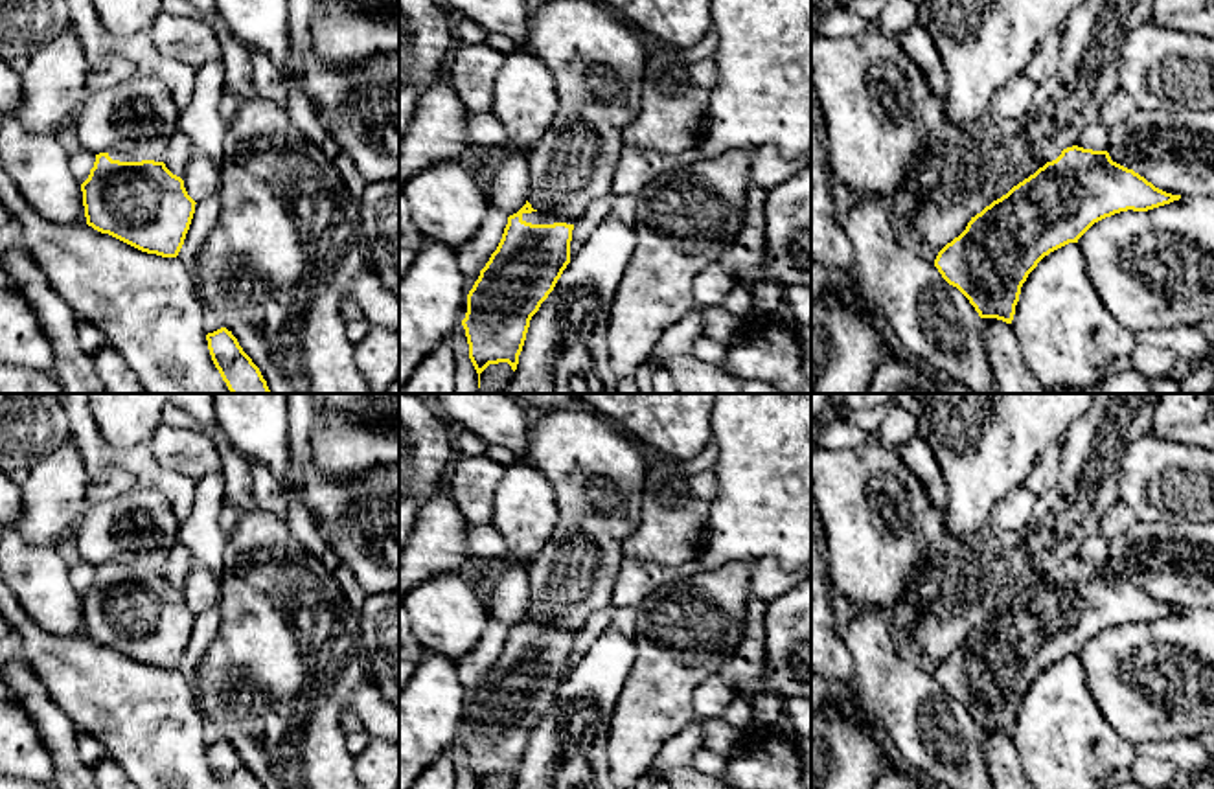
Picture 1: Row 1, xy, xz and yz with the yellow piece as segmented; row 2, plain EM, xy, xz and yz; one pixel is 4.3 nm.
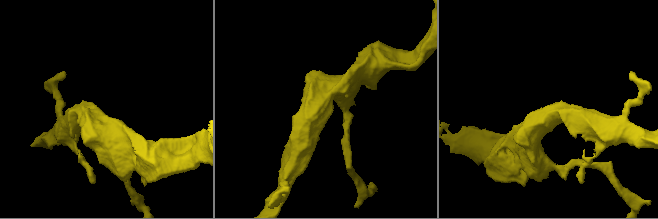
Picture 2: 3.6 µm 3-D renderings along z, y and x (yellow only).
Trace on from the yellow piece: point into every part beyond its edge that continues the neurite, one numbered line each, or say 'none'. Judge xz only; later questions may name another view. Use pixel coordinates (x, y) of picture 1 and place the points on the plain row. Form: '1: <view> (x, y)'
none

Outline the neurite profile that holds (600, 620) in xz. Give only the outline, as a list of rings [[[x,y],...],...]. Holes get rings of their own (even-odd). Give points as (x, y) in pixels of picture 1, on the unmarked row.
[[[613,605],[589,616],[583,629],[574,636],[570,653],[570,671],[583,660],[590,646],[603,635],[613,622]]]

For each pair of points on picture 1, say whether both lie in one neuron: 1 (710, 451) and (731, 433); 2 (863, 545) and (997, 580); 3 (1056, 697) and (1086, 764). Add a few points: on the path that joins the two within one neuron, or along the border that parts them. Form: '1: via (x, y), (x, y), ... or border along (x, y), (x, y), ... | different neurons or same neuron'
1: border along (712, 438), (718, 447), (718, 460), (712, 469) | different neurons
2: via (896, 545), (939, 545), (964, 565) | same neuron
3: via (1058, 714), (1060, 734), (1069, 747) | same neuron

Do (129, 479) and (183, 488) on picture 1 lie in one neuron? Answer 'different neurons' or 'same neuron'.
same neuron

